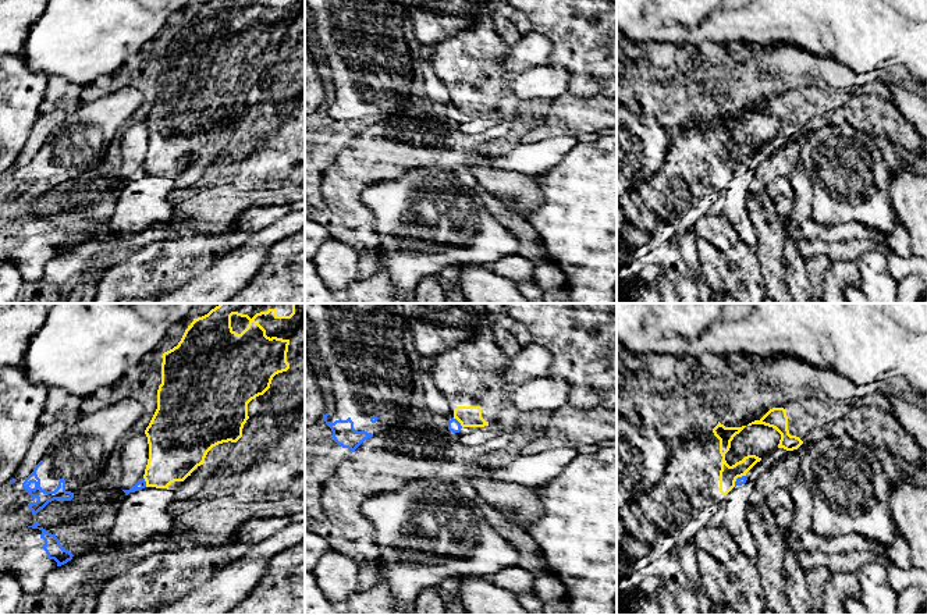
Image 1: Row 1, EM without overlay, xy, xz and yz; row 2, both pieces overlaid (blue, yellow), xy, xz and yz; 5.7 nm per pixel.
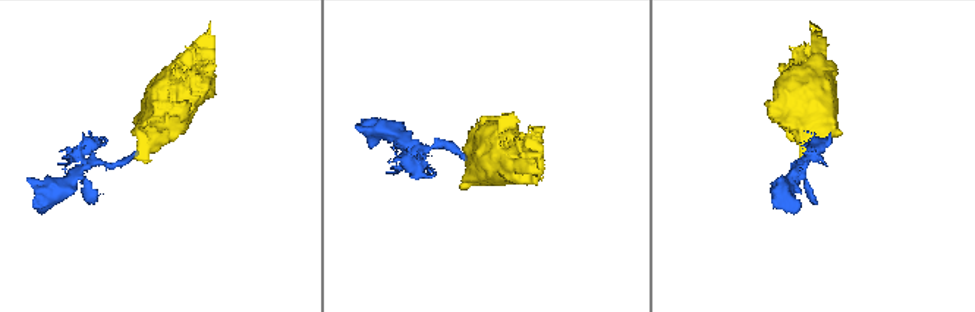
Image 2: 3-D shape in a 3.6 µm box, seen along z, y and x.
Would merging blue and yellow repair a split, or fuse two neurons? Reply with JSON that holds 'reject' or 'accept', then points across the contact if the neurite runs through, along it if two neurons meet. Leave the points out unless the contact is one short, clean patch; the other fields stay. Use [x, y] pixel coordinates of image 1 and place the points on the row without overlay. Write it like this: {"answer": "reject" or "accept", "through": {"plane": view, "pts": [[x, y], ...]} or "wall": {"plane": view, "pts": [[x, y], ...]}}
{"answer": "reject", "wall": {"plane": "xz", "pts": [[453, 106], [462, 114]]}}

